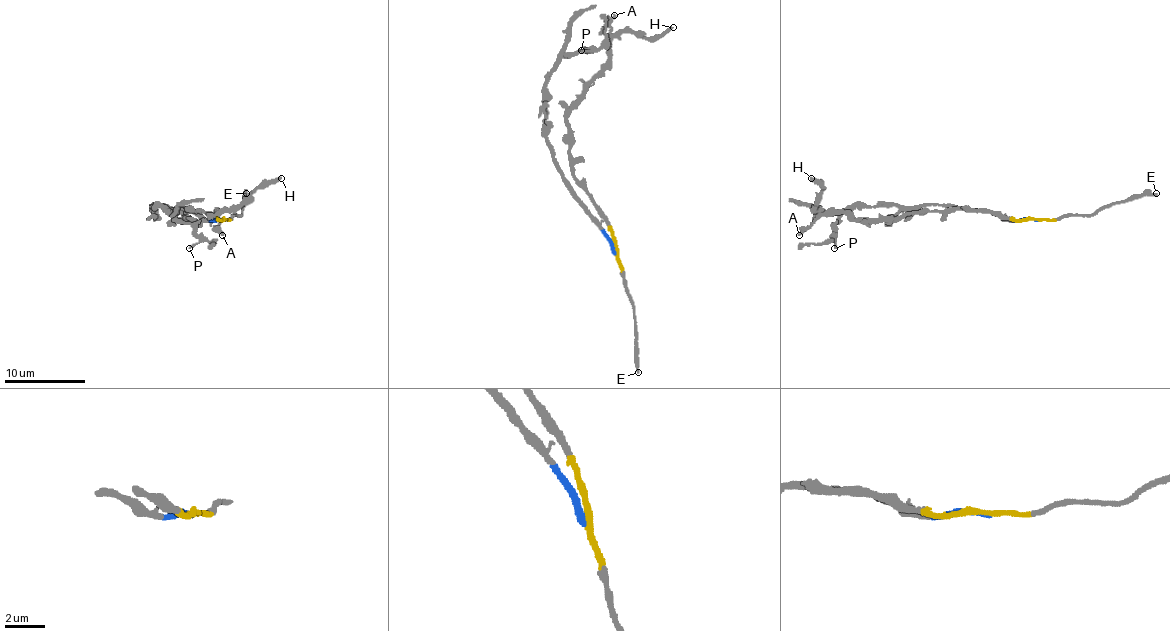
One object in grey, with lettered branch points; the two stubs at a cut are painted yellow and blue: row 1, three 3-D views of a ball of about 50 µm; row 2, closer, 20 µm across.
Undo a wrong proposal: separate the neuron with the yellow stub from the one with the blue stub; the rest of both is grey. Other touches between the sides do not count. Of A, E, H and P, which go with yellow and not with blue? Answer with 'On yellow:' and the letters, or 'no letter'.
On yellow: A, E, H

